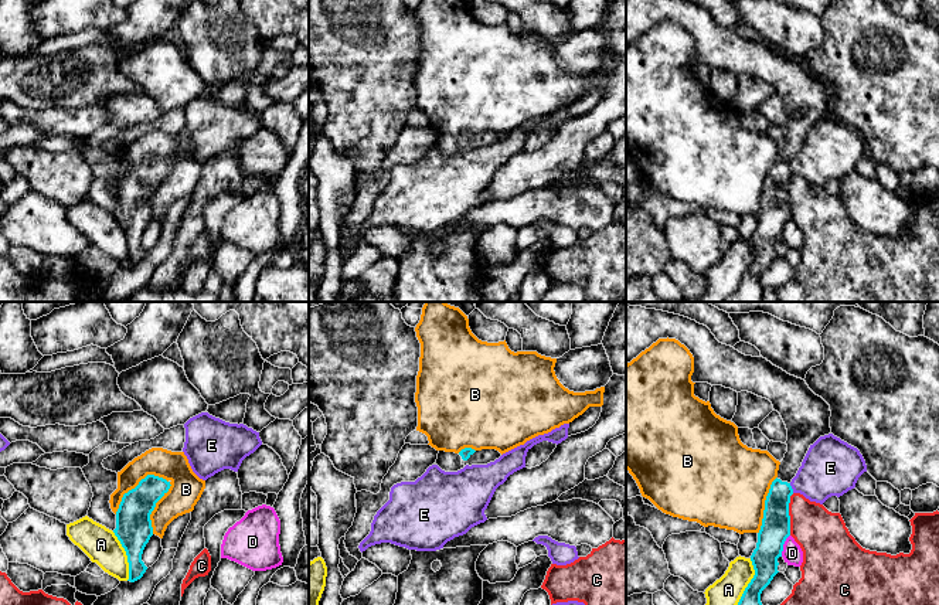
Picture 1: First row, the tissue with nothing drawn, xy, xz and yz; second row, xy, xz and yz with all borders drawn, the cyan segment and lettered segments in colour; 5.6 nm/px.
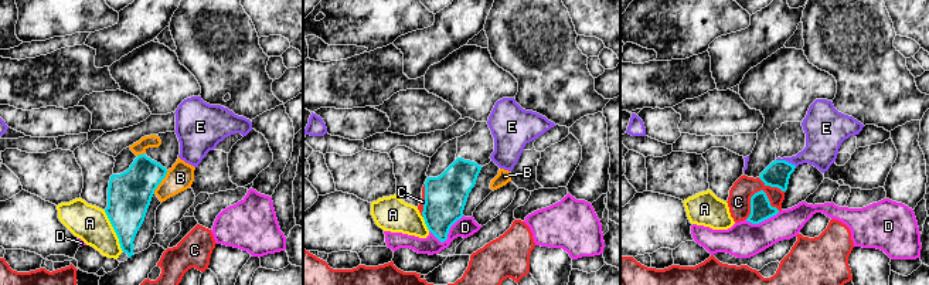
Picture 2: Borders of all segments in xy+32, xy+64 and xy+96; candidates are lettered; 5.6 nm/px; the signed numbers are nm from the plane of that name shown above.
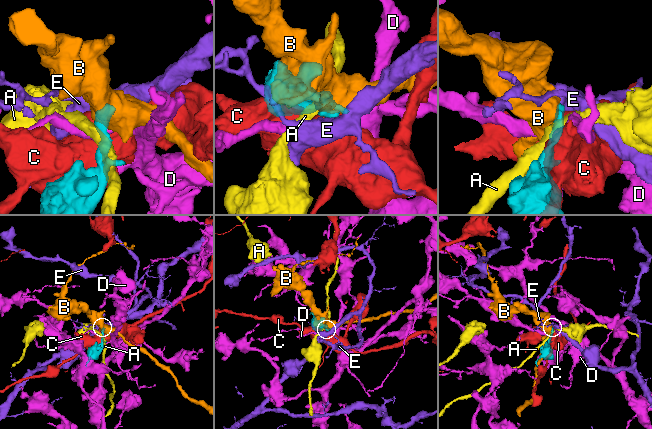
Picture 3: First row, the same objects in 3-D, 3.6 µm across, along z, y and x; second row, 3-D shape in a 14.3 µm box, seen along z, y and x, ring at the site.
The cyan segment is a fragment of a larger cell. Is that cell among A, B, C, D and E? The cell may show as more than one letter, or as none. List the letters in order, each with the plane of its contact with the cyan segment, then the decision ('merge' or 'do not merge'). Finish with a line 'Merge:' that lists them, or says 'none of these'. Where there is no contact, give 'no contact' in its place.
A: meets cyan in xy; do not merge
B: meets cyan in xy; do not merge
C: meets cyan in yz; do not merge
D: meets cyan in yz; do not merge
E: meets cyan in yz; do not merge
Merge: none of these

